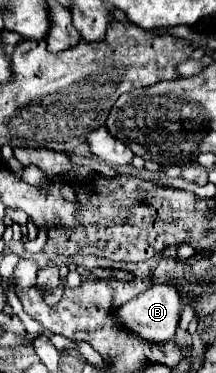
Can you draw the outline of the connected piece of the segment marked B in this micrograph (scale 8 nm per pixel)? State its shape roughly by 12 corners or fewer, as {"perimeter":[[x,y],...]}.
{"perimeter":[[154,285],[118,309],[126,331],[170,341],[180,319],[172,285]]}

